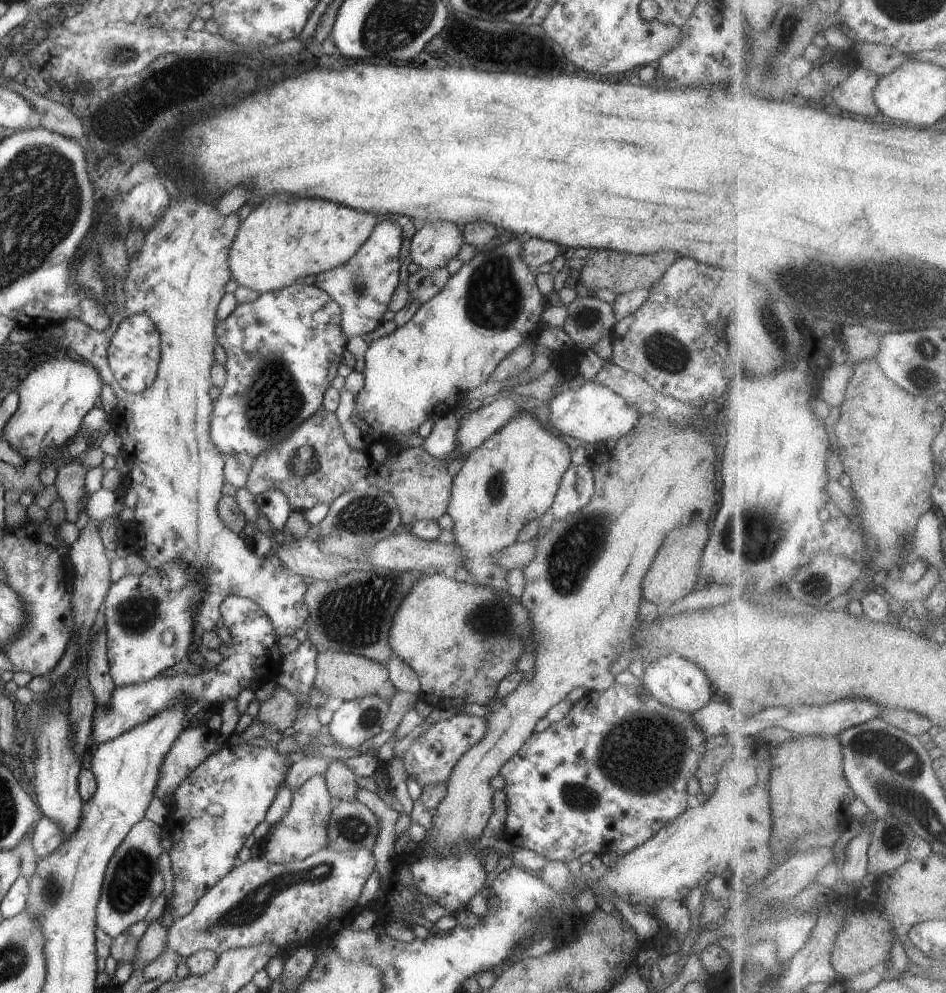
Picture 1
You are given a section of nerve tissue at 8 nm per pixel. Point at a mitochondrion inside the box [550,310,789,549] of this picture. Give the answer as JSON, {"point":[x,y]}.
{"point":[668,354]}

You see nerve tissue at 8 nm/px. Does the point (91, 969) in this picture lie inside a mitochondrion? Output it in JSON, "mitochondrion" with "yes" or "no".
{"mitochondrion":"no"}

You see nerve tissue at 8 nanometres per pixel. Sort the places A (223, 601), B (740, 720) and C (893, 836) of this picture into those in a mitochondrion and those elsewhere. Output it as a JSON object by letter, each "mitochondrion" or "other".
{"A":"other","B":"other","C":"mitochondrion"}

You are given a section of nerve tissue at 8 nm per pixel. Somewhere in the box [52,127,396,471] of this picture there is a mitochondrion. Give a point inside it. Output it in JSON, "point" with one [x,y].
{"point":[275,399]}

